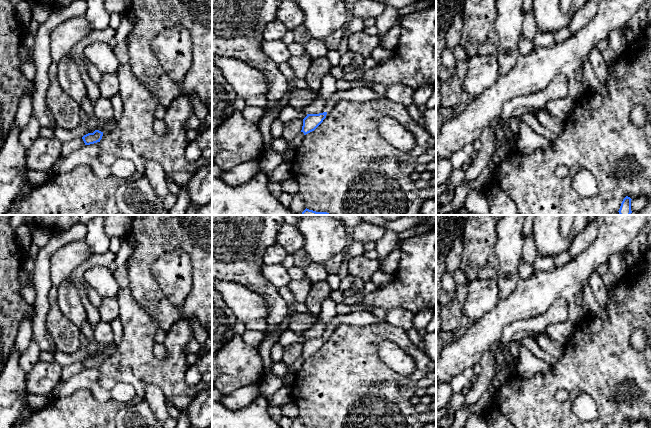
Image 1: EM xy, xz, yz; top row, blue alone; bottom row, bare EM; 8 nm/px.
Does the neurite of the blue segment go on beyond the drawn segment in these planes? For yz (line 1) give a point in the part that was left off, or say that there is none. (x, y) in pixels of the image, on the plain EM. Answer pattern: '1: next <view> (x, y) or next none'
1: next none

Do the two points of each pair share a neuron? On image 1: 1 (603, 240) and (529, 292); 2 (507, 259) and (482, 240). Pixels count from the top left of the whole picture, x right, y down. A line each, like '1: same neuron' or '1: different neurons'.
1: same neuron
2: different neurons

